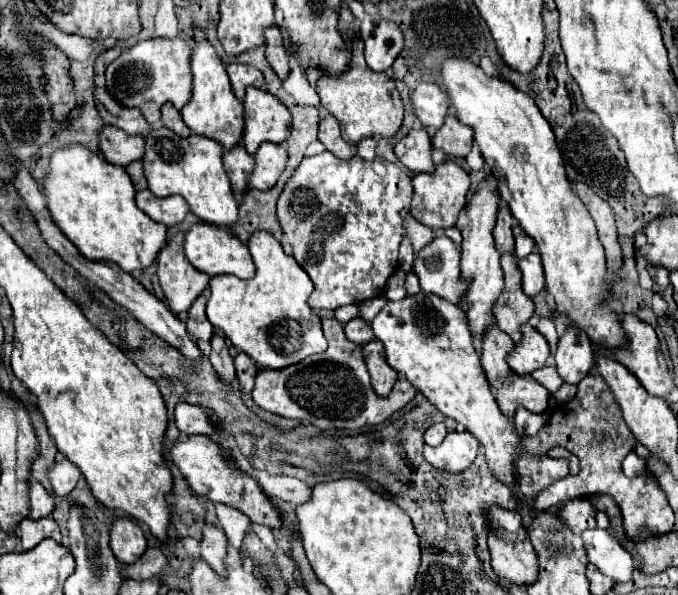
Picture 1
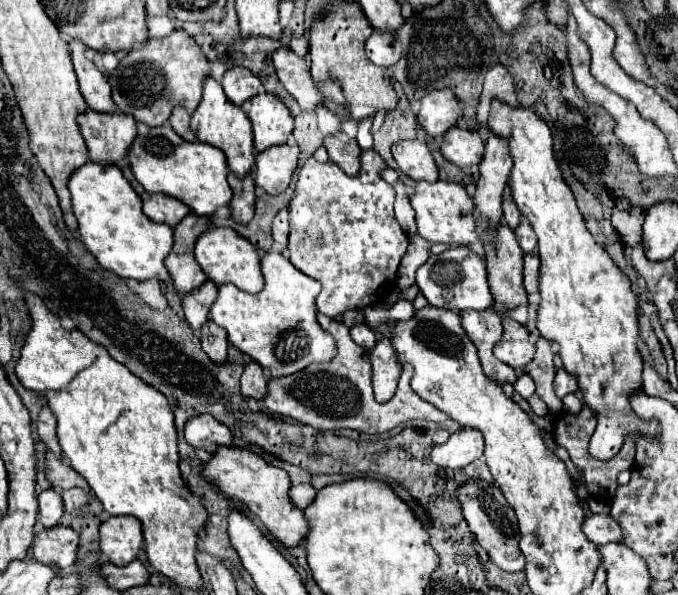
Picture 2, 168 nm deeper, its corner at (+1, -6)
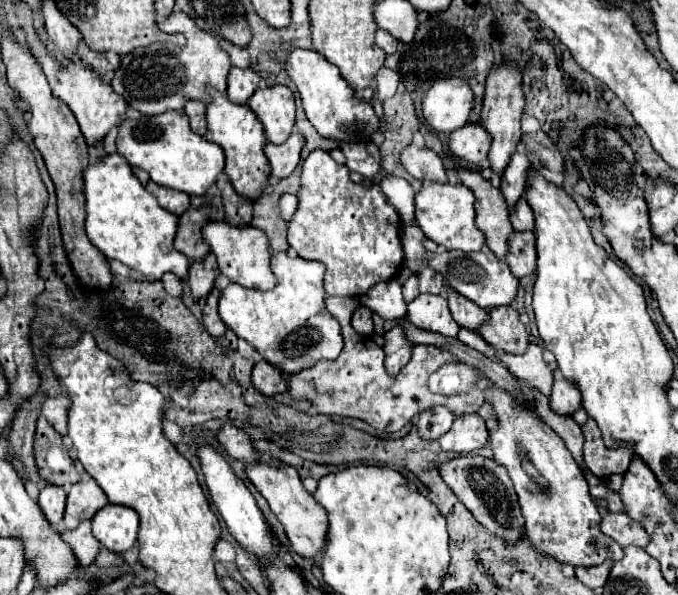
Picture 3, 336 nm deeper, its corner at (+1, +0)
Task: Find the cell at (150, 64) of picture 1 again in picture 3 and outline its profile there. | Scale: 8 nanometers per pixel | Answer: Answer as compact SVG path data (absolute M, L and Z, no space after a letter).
M173 11L159 27L165 33L183 33L187 37L187 43L183 47L171 43L155 43L123 55L123 61L111 81L113 91L119 93L131 107L135 107L145 115L159 115L169 109L181 111L183 105L191 99L209 103L211 101L209 99L211 95L207 93L209 85L219 93L225 93L231 59L229 53L221 49L219 41L211 33L199 29L197 23L193 23L193 19L189 19L189 15L181 11Z

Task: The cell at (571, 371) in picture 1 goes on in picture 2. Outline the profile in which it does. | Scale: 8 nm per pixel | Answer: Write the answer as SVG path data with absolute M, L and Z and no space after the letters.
M559 369L555 375L555 393L557 397L565 397L567 393L575 393L579 389L577 377L573 373L567 373L565 369Z

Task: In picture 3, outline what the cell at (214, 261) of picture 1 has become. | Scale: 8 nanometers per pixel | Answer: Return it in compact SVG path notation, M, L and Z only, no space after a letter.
M227 221L221 223L207 223L203 227L203 239L209 243L211 251L217 255L217 263L219 263L219 271L231 281L231 283L239 283L251 289L273 289L277 285L277 279L269 267L269 239L267 235L251 225L229 225Z

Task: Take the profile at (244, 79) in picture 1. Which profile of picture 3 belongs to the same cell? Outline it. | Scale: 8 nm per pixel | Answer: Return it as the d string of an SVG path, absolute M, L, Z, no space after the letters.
M233 67L229 73L229 87L227 87L227 95L233 103L245 105L249 101L249 97L255 93L255 89L261 85L261 77L257 71L253 69L237 69Z

